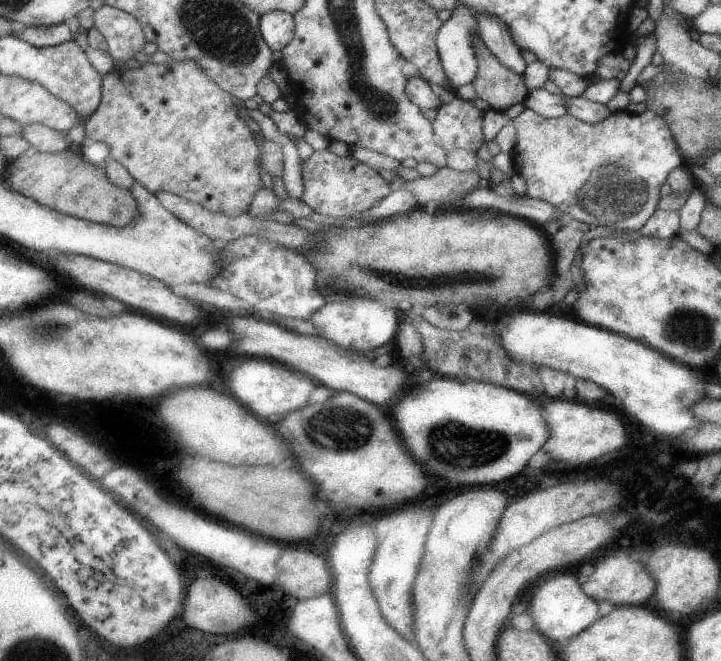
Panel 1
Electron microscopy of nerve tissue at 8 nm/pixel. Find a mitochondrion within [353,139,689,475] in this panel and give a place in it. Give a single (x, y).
(614, 188)

